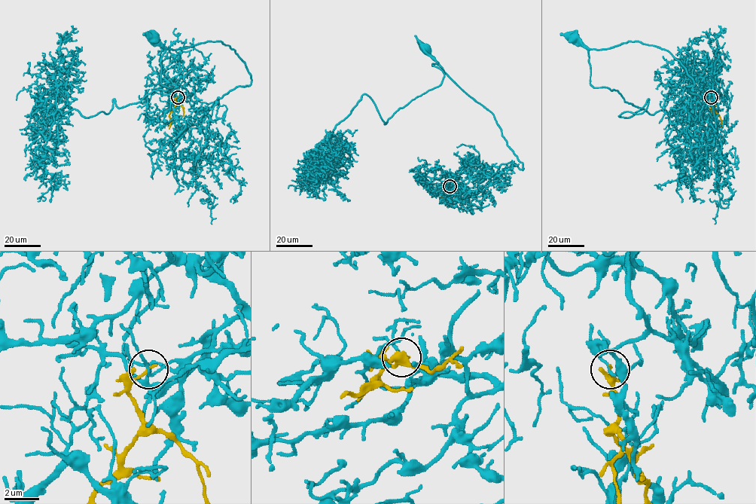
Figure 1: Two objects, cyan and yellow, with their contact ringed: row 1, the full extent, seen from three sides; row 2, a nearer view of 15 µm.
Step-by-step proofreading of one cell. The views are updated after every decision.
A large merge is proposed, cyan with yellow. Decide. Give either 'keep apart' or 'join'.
keep apart

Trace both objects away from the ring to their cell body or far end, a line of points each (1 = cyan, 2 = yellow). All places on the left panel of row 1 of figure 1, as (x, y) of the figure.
1: (177, 97), (187, 92), (193, 101), (213, 102), (250, 84), (251, 75), (221, 41), (172, 50), (151, 37)
2: (177, 97), (176, 105), (169, 115), (169, 128)

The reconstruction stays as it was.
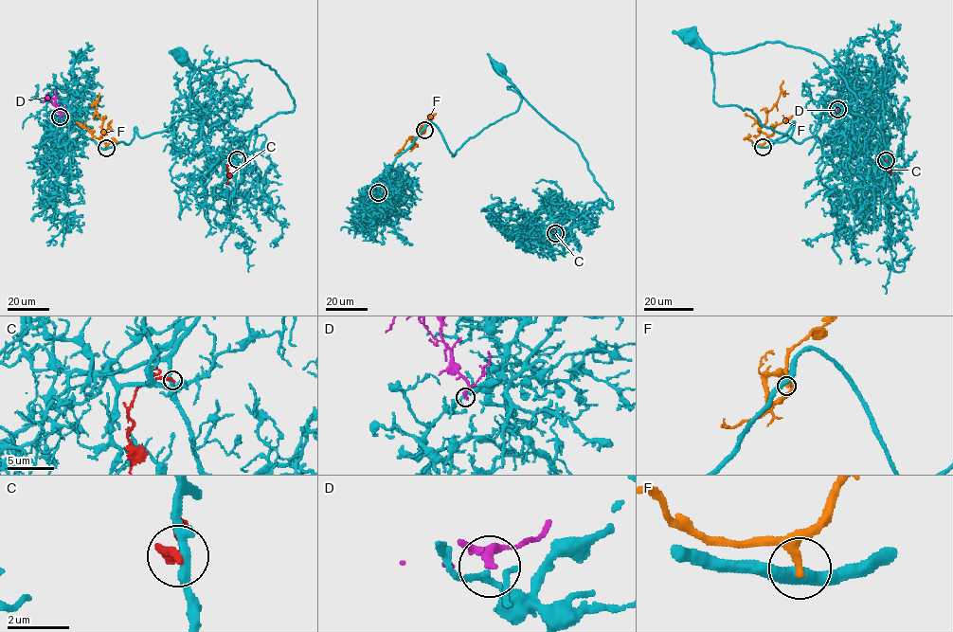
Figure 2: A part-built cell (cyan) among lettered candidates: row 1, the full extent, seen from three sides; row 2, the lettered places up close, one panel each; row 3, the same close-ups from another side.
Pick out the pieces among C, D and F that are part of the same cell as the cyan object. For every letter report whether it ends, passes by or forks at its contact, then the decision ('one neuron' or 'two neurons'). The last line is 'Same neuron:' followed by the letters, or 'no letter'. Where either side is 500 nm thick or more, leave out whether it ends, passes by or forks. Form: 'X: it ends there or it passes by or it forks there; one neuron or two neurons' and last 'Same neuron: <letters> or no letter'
C: it ends there; two neurons
D: it ends there; two neurons
F: it ends there; two neurons
Same neuron: no letter

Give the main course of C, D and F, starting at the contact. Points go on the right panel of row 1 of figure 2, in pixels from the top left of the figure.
C: (886, 160), (886, 166), (893, 177), (896, 189)
D: (837, 109), (839, 93), (843, 87), (857, 86), (860, 92)
F: (763, 146), (767, 135), (760, 128), (765, 122), (767, 113), (776, 102), (783, 81)

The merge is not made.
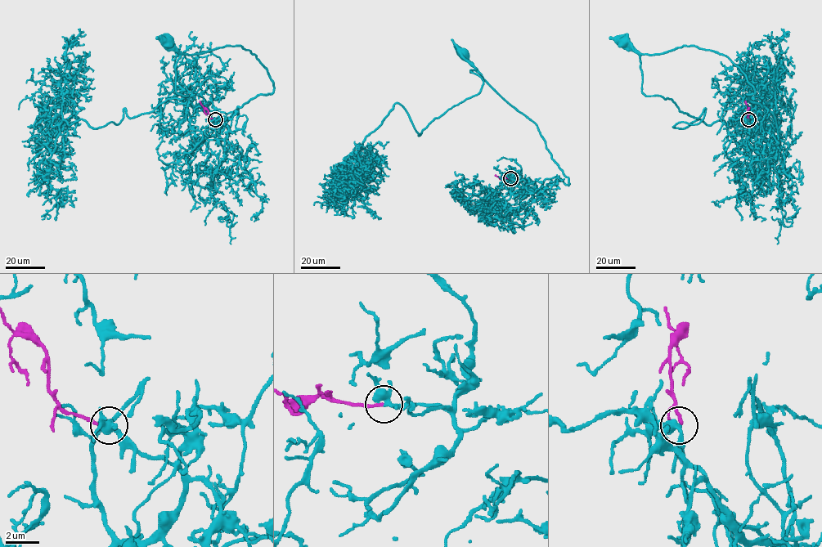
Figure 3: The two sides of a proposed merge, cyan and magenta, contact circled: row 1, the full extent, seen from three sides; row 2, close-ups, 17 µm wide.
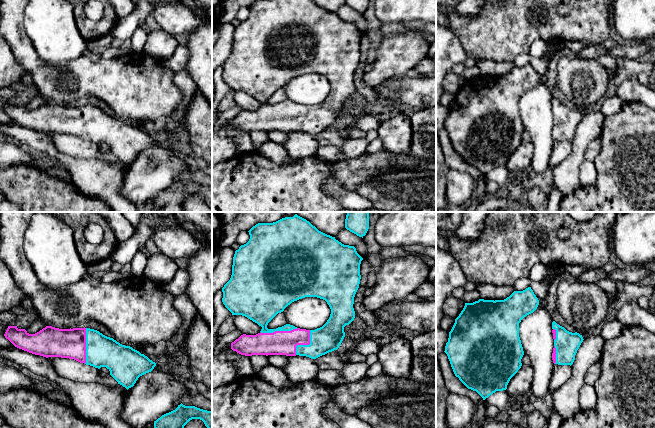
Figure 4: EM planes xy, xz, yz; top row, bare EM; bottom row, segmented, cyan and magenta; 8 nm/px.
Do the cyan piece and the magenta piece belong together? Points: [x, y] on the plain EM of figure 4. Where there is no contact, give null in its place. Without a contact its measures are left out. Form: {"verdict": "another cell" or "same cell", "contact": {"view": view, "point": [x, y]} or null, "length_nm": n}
{"verdict": "same cell", "contact": {"view": "xz", "point": [278, 106]}, "length_nm": 300}

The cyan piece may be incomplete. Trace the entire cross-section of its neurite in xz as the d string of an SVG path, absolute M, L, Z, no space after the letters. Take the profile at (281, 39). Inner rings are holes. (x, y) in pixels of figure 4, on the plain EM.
M256 0L249 7L249 17L235 27L230 56L222 64L222 78L232 91L242 91L262 103L256 111L241 111L231 119L231 125L245 132L286 131L316 135L337 126L344 113L344 103L355 94L354 73L360 60L360 40L363 34L354 22L344 21L335 13L319 7L312 0ZM305 73L317 73L327 78L331 90L327 98L315 106L300 105L286 100L268 105L268 99L292 78Z

